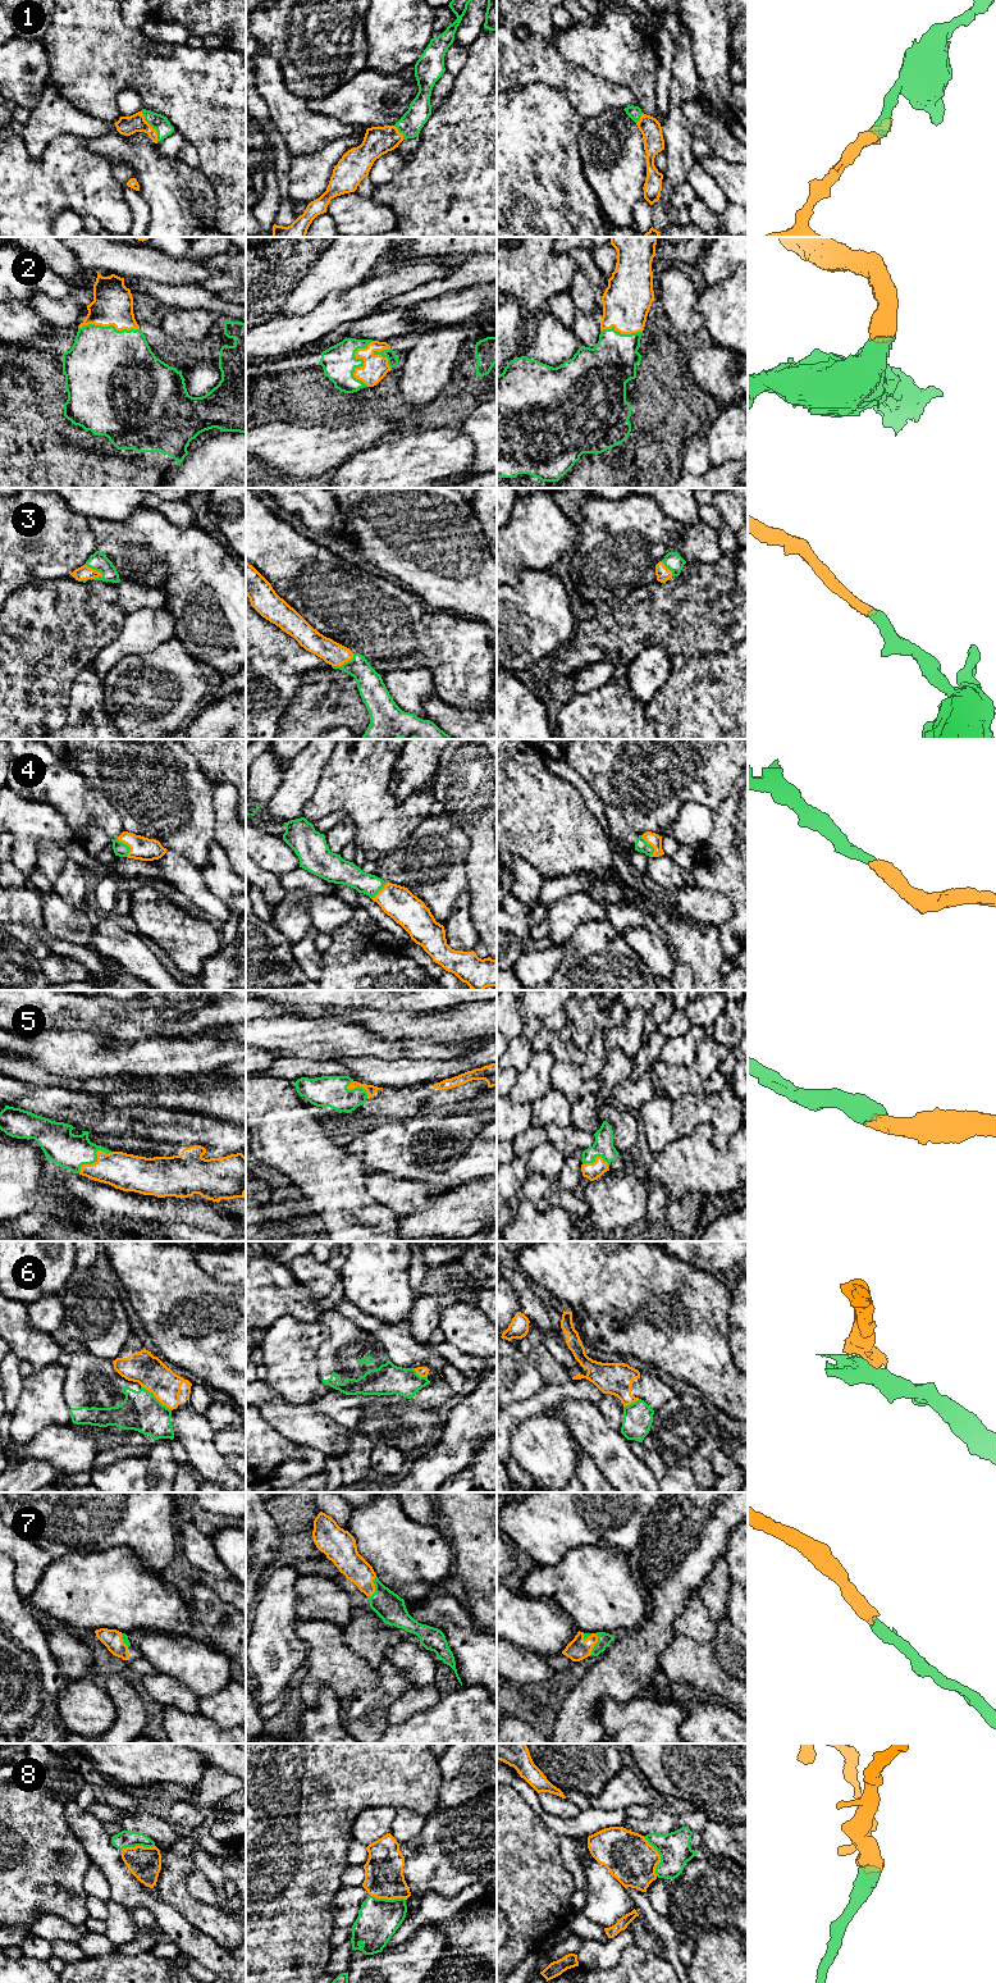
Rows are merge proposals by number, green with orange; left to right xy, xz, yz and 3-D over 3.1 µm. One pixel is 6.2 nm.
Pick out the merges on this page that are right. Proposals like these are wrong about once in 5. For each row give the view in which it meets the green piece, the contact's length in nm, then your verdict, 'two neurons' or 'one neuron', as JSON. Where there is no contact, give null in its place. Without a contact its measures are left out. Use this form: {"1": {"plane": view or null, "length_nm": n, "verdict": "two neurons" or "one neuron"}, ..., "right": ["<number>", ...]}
{"1": {"plane": "xy", "length_nm": 220, "verdict": "one neuron"}, "2": {"plane": "xz", "length_nm": 300, "verdict": "one neuron"}, "3": {"plane": "xz", "length_nm": 170, "verdict": "one neuron"}, "4": {"plane": "yz", "length_nm": 150, "verdict": "one neuron"}, "5": {"plane": "xy", "length_nm": 260, "verdict": "one neuron"}, "6": {"plane": "xy", "length_nm": 260, "verdict": "two neurons"}, "7": {"plane": "xz", "length_nm": 140, "verdict": "one neuron"}, "8": {"plane": "yz", "length_nm": 260, "verdict": "one neuron"}, "right": ["1", "2", "3", "4", "5", "7", "8"]}

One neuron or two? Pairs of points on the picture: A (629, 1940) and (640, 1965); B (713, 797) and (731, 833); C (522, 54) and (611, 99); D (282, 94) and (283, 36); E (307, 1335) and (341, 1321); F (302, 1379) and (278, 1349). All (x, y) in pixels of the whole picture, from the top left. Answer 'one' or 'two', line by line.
A: two
B: two
C: one
D: two
E: two
F: one

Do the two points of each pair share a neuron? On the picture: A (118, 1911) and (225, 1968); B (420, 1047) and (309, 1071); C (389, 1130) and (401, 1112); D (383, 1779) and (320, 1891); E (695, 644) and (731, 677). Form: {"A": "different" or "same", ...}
{"A": "different", "B": "different", "C": "different", "D": "same", "E": "different"}

